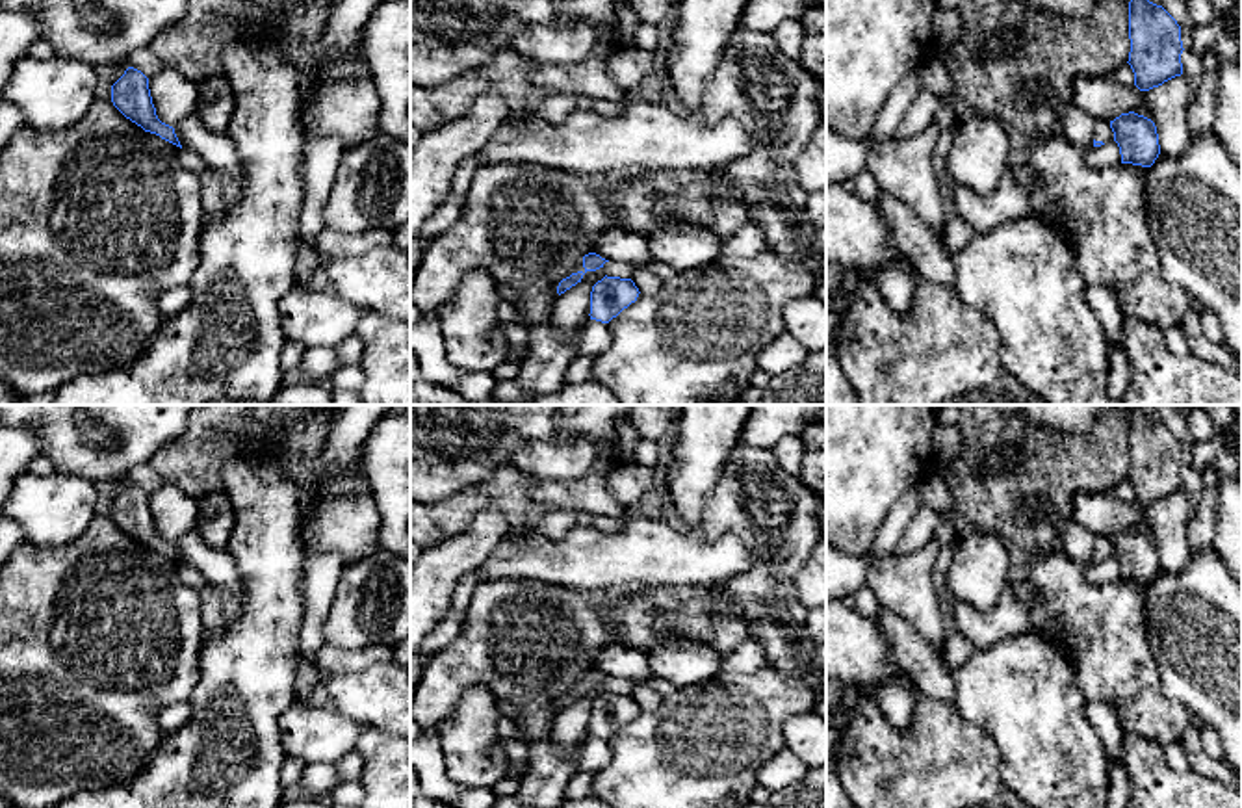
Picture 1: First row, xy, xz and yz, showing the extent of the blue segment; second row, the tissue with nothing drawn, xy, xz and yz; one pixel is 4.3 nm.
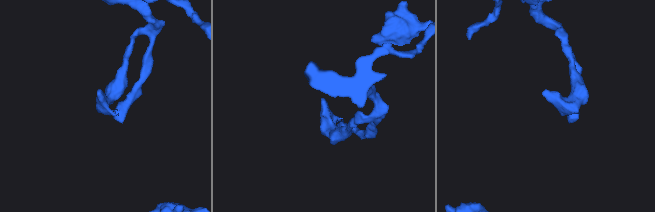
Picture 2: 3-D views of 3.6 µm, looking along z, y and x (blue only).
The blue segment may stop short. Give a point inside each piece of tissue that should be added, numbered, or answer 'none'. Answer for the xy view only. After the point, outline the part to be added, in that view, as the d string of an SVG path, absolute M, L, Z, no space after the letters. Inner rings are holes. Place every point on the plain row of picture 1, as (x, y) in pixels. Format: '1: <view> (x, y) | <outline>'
none

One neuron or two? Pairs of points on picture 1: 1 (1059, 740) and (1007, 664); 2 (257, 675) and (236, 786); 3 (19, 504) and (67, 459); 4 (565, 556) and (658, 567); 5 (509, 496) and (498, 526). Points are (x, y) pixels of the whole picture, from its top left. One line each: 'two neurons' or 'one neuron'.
1: one neuron
2: one neuron
3: two neurons
4: one neuron
5: two neurons

